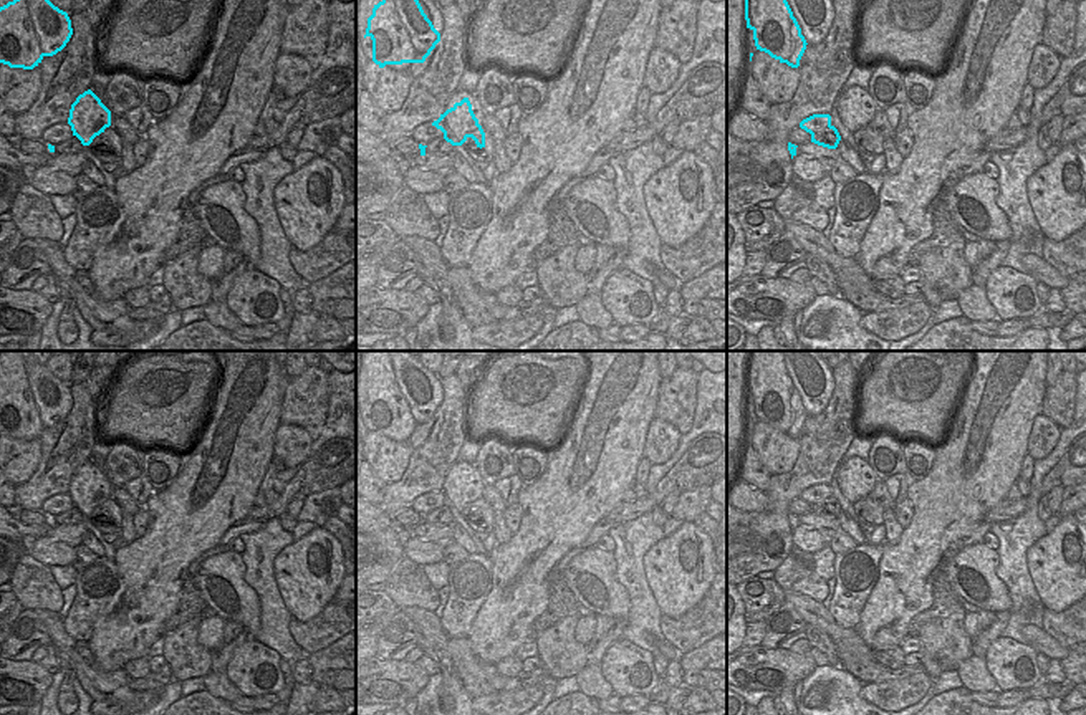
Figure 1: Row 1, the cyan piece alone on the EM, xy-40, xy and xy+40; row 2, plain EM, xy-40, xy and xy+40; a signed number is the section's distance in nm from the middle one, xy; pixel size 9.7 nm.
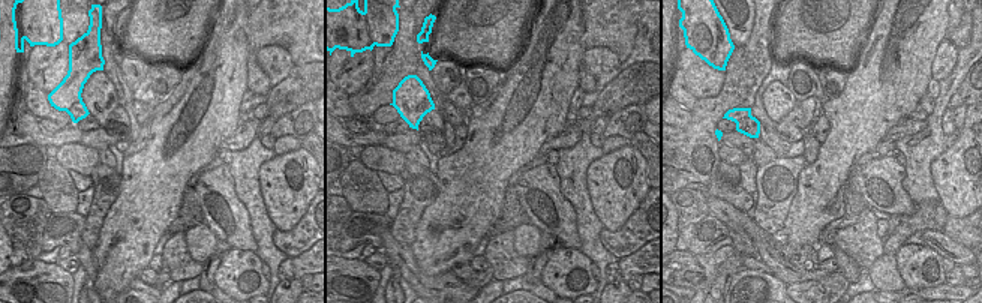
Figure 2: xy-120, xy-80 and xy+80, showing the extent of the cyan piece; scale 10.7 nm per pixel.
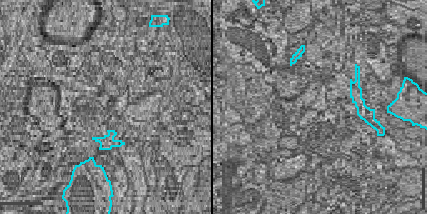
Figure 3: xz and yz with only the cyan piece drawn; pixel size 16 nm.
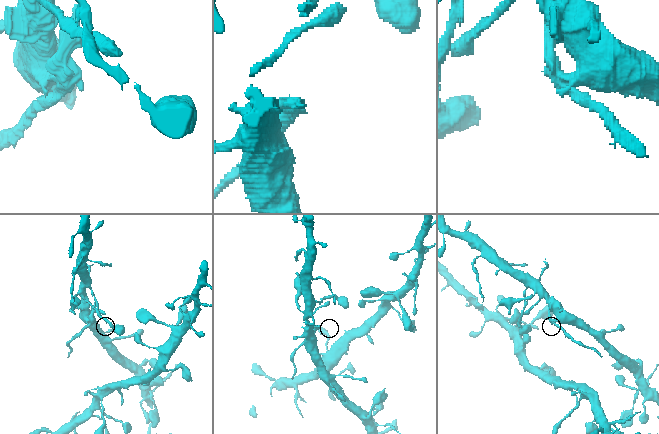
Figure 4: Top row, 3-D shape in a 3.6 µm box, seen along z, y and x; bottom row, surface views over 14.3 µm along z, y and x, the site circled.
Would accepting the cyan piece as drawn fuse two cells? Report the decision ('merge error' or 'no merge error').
merge error

